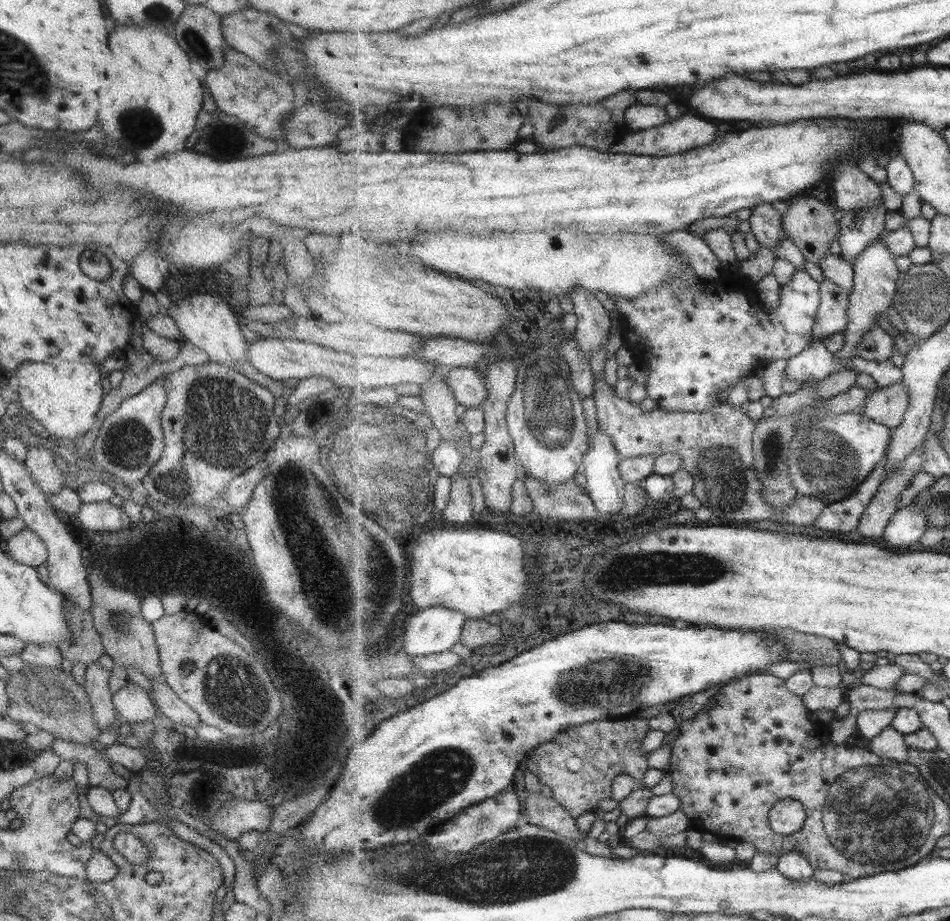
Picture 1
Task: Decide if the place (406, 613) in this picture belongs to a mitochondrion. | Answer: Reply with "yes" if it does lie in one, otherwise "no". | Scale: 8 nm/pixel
no

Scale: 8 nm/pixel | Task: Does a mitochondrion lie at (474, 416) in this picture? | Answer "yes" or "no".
no

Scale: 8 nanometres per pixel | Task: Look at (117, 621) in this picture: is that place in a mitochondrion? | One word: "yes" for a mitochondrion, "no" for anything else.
yes

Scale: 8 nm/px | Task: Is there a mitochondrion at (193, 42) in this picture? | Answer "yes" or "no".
yes

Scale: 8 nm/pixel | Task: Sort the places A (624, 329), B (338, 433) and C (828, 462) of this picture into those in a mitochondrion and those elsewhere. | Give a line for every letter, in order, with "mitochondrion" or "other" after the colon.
A: other
B: other
C: mitochondrion

